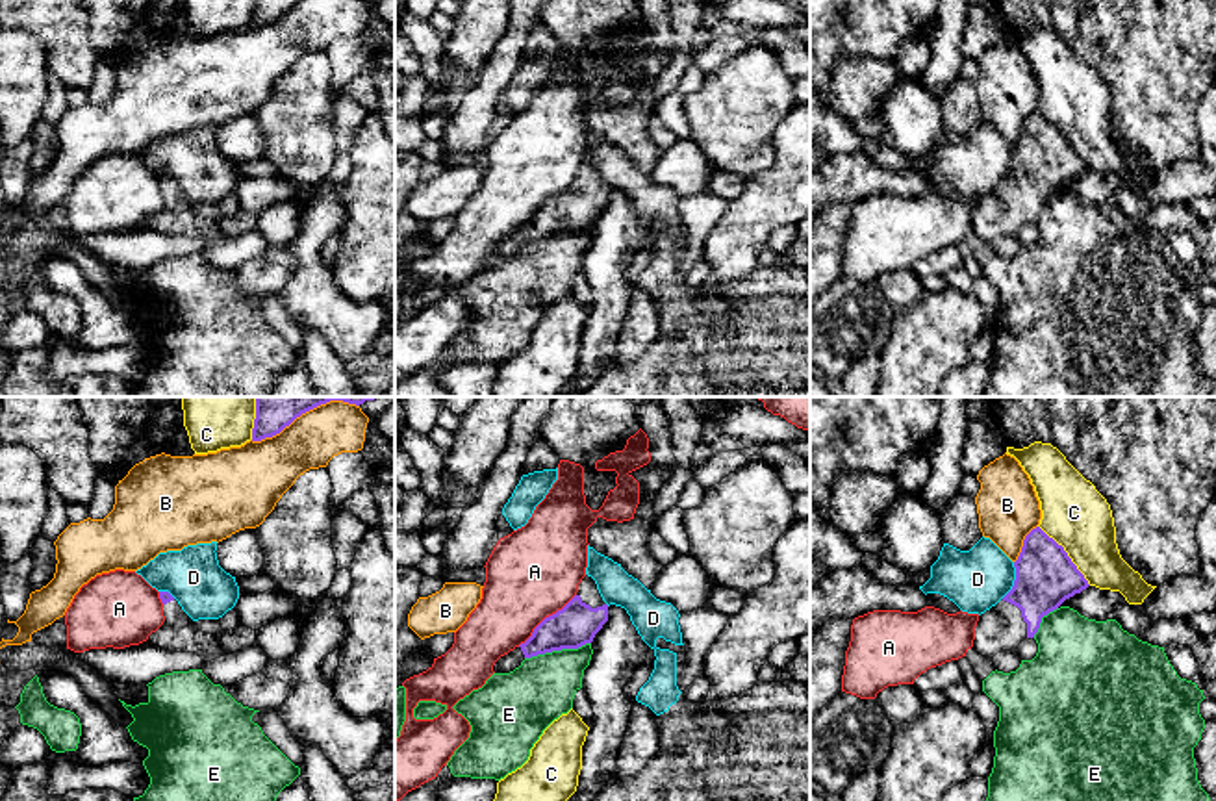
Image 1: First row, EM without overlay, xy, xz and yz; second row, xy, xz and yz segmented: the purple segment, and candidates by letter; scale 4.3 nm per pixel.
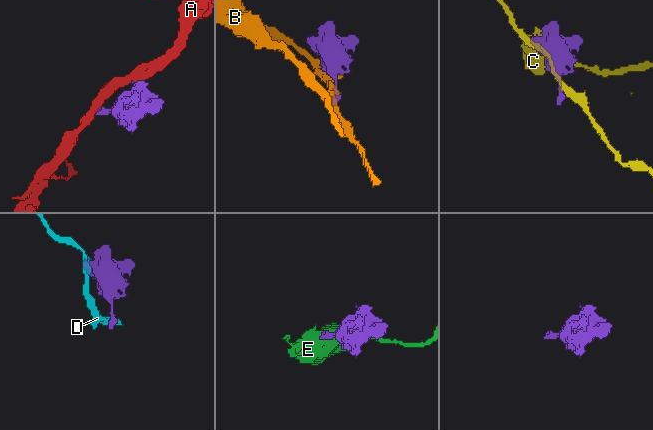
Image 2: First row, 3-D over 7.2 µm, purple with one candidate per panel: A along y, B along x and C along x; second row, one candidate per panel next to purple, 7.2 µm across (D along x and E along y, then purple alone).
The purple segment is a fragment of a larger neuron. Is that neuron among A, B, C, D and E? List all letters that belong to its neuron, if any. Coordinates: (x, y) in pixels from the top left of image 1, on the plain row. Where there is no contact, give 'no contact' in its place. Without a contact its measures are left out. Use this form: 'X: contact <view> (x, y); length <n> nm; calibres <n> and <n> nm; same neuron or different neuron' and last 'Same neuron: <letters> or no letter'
A: contact xz (545, 203); length 340 nm; calibres 190 and 400 nm; different neuron
B: contact xy (275, 19); length 240 nm; calibres 100 and 320 nm; different neuron
C: contact yz (1066, 139); length 340 nm; calibres 260 and 280 nm; different neuron
D: contact yz (1014, 165); length 170 nm; calibres 260 and 260 nm; different neuron
E: contact xz (557, 234); length 300 nm; calibres 190 and 280 nm; different neuron
Same neuron: no letter

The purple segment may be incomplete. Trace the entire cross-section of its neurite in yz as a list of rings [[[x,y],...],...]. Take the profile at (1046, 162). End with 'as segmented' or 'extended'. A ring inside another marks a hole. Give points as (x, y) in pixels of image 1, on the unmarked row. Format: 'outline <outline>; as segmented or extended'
outline [[[1040,111],[1025,121],[1014,152],[1016,165],[1012,174],[995,191],[981,198],[975,211],[973,234],[986,243],[994,243],[1001,235],[1016,235],[1023,224],[1034,222],[1044,200],[1090,171],[1064,132]]]; extended

